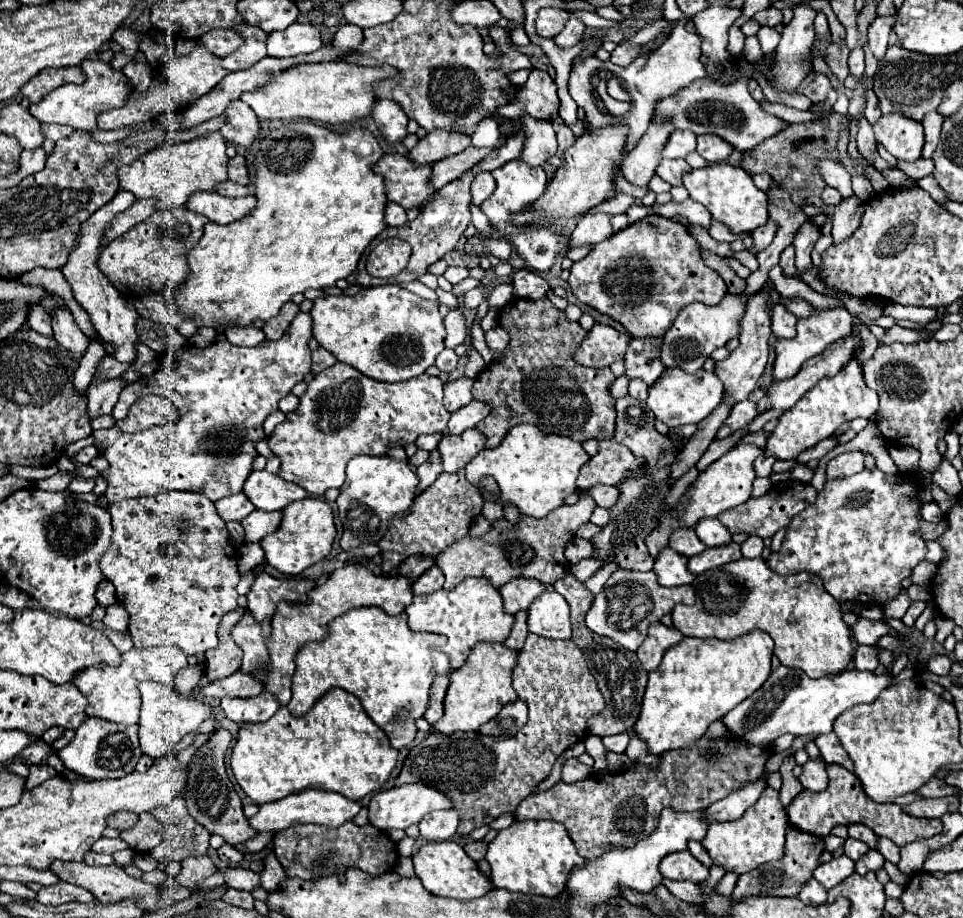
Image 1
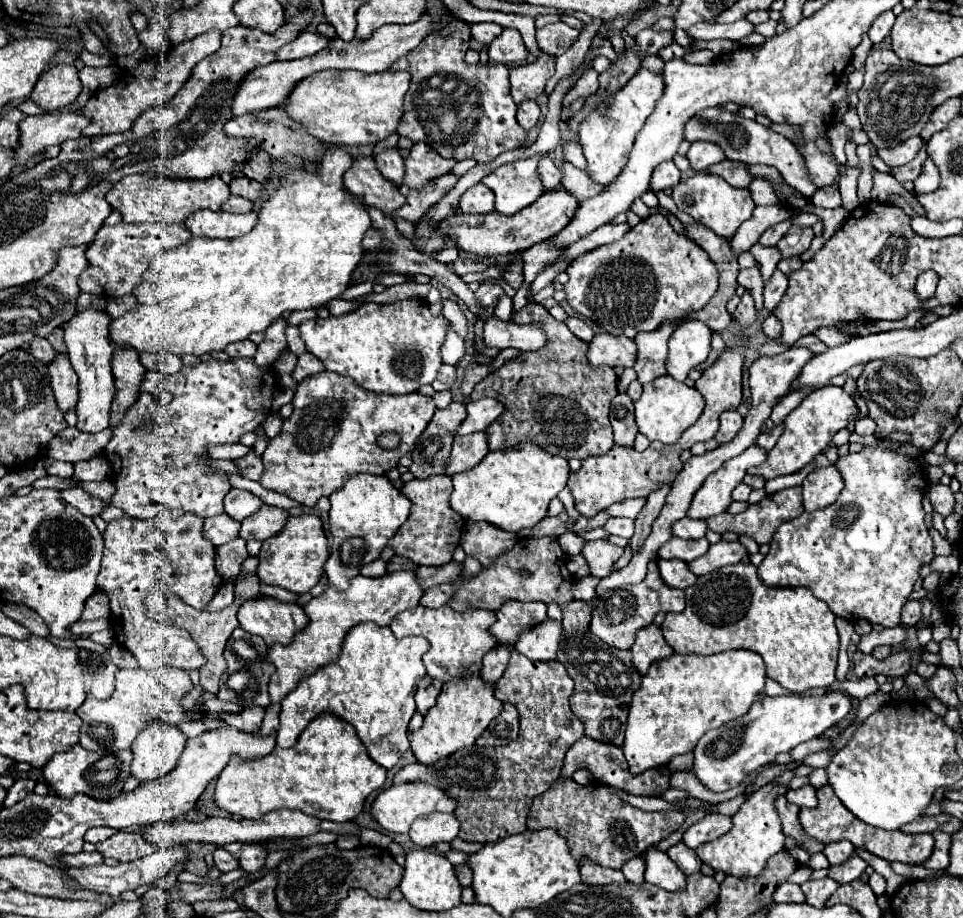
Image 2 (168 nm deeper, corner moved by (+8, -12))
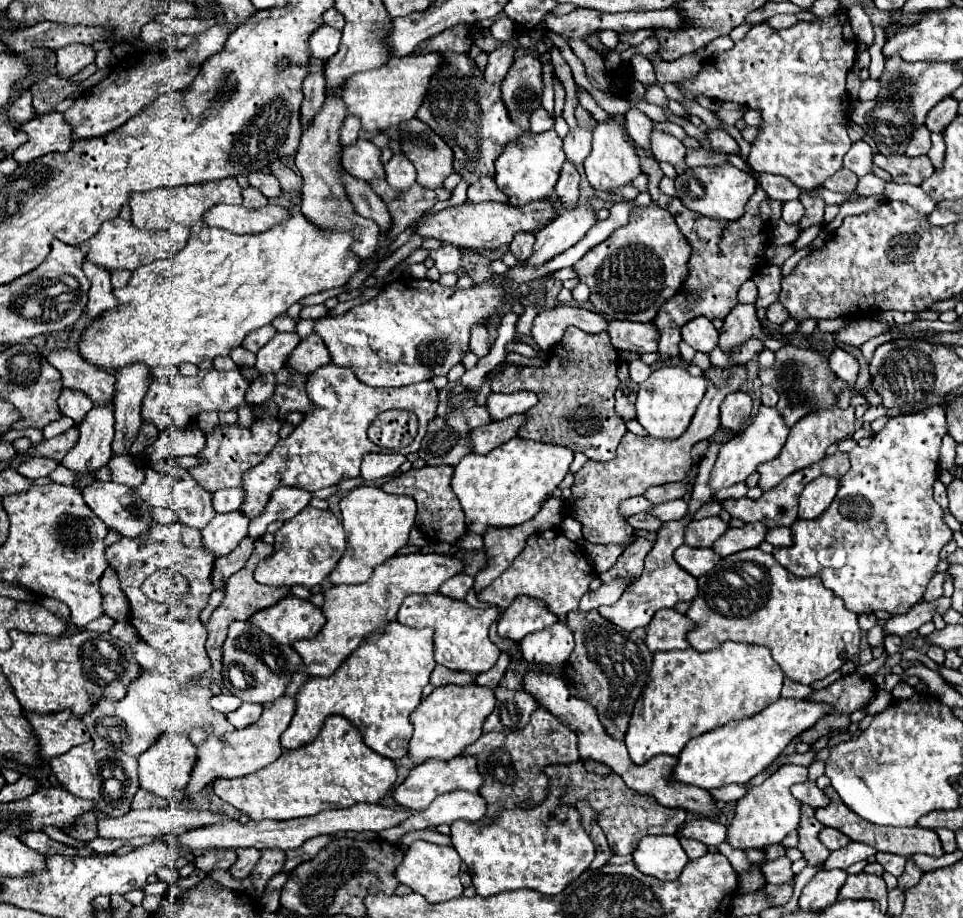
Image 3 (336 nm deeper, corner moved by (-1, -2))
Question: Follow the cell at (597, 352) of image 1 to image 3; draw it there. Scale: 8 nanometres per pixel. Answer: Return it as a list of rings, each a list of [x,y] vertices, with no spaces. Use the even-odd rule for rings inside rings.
[[[611,321],[607,327],[611,345],[617,351],[653,353],[657,351],[659,331],[655,323],[633,323],[633,321]]]

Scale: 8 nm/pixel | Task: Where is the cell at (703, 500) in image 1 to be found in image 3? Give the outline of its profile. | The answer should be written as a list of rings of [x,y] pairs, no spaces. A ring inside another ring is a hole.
[[[761,405],[755,419],[741,431],[737,433],[729,443],[725,443],[719,451],[719,457],[717,457],[717,463],[713,467],[713,473],[711,473],[711,481],[709,481],[709,487],[713,491],[719,491],[723,487],[731,487],[735,483],[741,483],[745,481],[751,473],[755,473],[757,465],[761,463],[767,463],[767,461],[773,461],[781,447],[785,445],[785,439],[789,435],[789,427],[785,425],[781,413],[777,411],[777,407],[765,407]]]

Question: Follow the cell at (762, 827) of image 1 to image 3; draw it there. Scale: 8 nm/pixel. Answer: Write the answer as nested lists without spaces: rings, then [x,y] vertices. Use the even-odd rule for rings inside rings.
[[[781,765],[769,779],[761,785],[751,787],[745,797],[737,801],[733,823],[727,829],[727,841],[737,849],[765,849],[769,845],[781,843],[785,835],[799,827],[801,803],[791,795],[791,785],[807,781],[807,767],[801,765]]]

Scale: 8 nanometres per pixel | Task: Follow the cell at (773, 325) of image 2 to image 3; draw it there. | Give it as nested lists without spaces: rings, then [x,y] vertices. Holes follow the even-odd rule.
[[[773,303],[771,307],[767,307],[767,321],[769,323],[773,323],[773,325],[781,325],[781,323],[785,323],[785,319],[789,317],[789,313],[787,313],[787,309],[781,305],[781,303]]]

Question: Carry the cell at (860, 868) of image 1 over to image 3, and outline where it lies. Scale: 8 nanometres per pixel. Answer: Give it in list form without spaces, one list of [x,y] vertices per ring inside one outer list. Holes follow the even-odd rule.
[[[849,843],[837,851],[831,851],[831,855],[823,867],[825,869],[847,869],[857,861],[869,859],[871,855],[875,855],[873,847],[867,847],[863,843]]]

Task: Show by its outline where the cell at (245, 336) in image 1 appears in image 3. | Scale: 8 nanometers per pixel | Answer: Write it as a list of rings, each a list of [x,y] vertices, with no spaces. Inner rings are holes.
[[[267,325],[267,327],[261,327],[259,331],[253,331],[251,335],[247,335],[247,339],[243,341],[243,347],[247,349],[247,351],[253,351],[253,353],[257,353],[271,337],[275,337],[275,329],[271,327],[271,325]]]

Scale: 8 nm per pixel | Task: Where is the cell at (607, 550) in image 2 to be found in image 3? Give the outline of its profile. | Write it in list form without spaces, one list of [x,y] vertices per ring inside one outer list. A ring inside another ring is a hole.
[[[743,365],[733,367],[733,375],[727,379],[723,387],[713,387],[709,383],[707,393],[697,407],[697,413],[685,431],[681,439],[669,441],[669,439],[651,439],[651,437],[641,437],[635,433],[625,433],[617,447],[617,457],[607,463],[595,463],[587,461],[581,471],[575,473],[575,483],[571,487],[571,497],[565,501],[565,515],[573,517],[581,523],[583,527],[583,537],[589,543],[627,543],[633,535],[633,527],[629,527],[627,517],[619,513],[619,503],[623,499],[635,497],[635,495],[645,495],[645,491],[653,485],[665,485],[683,479],[687,471],[693,465],[691,449],[697,441],[709,439],[717,427],[719,427],[719,405],[729,395],[731,391],[739,391],[739,385],[747,381],[747,371]]]

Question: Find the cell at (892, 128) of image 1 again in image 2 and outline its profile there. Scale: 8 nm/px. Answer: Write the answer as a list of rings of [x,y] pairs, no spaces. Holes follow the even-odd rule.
[[[910,137],[910,139],[902,141],[896,147],[884,147],[884,149],[880,149],[878,155],[880,155],[880,159],[888,167],[900,167],[900,165],[910,163],[916,157],[916,153],[918,153],[920,147],[922,147],[922,137]]]

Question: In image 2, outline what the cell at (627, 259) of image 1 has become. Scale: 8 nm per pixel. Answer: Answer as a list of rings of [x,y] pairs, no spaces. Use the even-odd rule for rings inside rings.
[[[650,215],[632,227],[620,241],[584,253],[566,269],[566,273],[570,275],[570,281],[564,283],[564,293],[570,307],[592,319],[610,335],[626,335],[628,339],[634,339],[638,333],[656,331],[666,321],[682,321],[688,313],[700,311],[718,289],[718,273],[712,259],[692,239],[678,235],[664,215]]]

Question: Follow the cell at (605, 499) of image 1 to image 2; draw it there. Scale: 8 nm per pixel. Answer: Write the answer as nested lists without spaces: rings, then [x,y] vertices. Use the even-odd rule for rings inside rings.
[[[626,499],[626,501],[618,501],[618,503],[610,505],[610,507],[606,509],[606,513],[612,515],[612,517],[630,517],[630,519],[636,519],[638,513],[640,513],[640,509],[644,507],[644,503],[646,503],[644,499]]]

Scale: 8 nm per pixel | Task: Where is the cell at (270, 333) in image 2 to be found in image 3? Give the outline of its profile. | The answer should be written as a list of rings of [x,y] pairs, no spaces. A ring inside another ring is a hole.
[[[277,333],[265,347],[257,351],[257,371],[261,375],[267,373],[277,373],[279,369],[285,367],[287,357],[291,355],[293,347],[299,343],[297,333]]]

